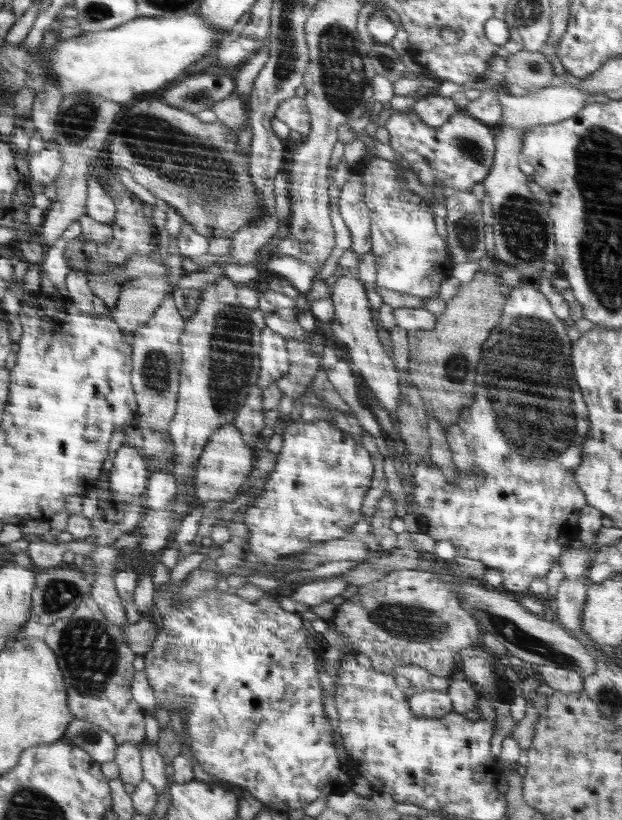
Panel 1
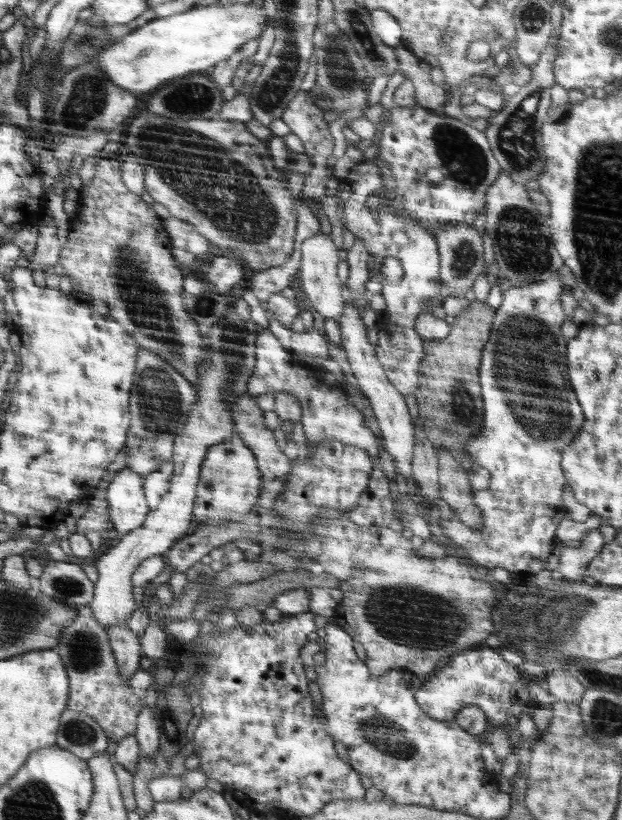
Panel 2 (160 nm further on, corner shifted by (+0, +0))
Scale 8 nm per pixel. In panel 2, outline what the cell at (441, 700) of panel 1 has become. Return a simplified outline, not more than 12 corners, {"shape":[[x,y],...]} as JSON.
{"shape":[[492,647],[467,649],[415,690],[420,710],[454,721],[475,704],[505,726],[540,706],[520,668]]}

